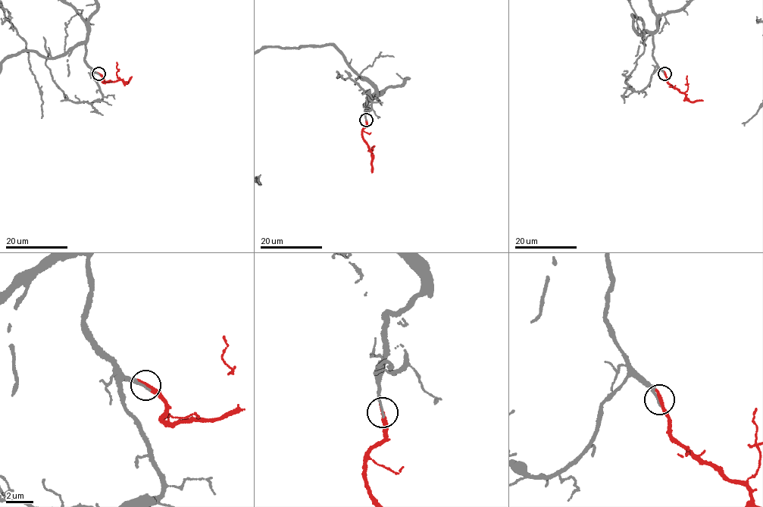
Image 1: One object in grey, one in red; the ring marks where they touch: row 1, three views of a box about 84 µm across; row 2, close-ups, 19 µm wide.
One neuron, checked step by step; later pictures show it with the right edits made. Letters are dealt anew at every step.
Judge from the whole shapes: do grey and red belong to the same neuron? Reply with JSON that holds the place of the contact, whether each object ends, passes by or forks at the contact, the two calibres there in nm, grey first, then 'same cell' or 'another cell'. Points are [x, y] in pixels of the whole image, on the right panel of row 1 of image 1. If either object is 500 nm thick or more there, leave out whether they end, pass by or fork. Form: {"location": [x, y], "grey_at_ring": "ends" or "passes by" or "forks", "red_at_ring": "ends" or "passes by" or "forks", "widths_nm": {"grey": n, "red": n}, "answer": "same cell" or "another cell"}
{"location": [664, 73], "grey_at_ring": "ends", "red_at_ring": "ends", "widths_nm": {"grey": 190, "red": 320}, "answer": "same cell"}

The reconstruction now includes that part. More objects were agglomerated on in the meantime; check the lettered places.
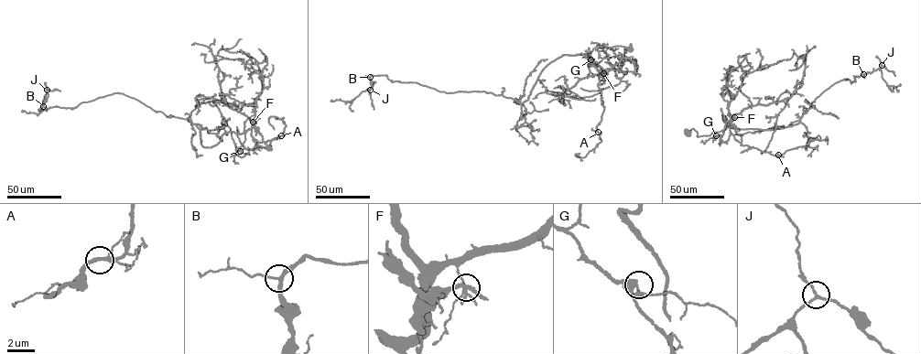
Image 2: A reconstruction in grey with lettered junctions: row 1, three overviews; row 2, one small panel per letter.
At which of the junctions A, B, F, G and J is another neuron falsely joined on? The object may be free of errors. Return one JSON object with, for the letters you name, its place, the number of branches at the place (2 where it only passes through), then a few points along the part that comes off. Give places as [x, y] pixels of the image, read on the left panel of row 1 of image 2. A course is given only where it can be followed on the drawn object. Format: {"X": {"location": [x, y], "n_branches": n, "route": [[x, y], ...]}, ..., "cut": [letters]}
{"F": {"location": [253, 122], "n_branches": 5, "route": [[253, 122], [253, 127], [258, 127], [255, 134]]}, "cut": ["F"]}

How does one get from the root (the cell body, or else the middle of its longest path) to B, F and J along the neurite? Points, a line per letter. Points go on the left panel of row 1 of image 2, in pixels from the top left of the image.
B: (270, 148), (240, 156), (245, 132), (204, 147), (195, 124), (118, 92), (74, 108), (43, 106)
F: (270, 148), (256, 145), (245, 155), (238, 155), (235, 149), (243, 142), (245, 133), (252, 127), (253, 122)
J: (270, 148), (240, 156), (245, 132), (204, 147), (195, 124), (118, 92), (45, 108), (47, 90)

